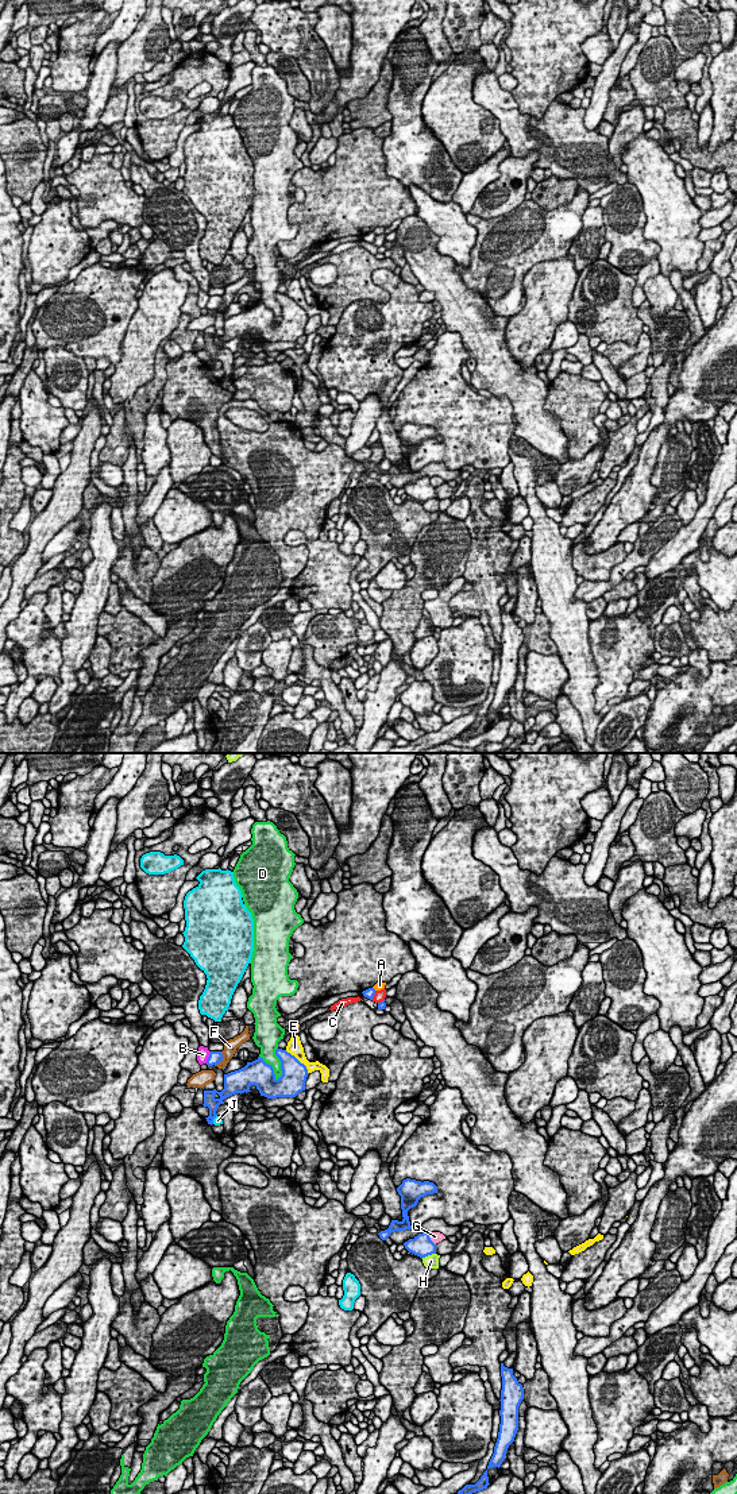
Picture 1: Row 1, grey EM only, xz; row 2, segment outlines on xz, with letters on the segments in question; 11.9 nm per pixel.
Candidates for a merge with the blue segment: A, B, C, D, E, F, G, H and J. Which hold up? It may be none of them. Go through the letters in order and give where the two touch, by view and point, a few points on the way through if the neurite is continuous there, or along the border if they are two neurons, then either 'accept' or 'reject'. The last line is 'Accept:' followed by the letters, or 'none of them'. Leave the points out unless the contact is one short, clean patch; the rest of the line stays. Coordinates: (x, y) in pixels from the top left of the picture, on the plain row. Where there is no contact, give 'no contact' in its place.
A: xz (374, 234) | along xz (373, 231), (375, 235) | reject
B: xz (208, 301) | reject
C: xz (374, 238) | along xz (377, 235), (371, 243) | reject
D: xz (281, 308) | reject
E: xz (297, 304) | reject
F: xz (222, 304) | reject
G: xz (429, 483) | reject
H: xz (428, 498) | reject
J: xz (213, 362) | reject
Accept: none of them

